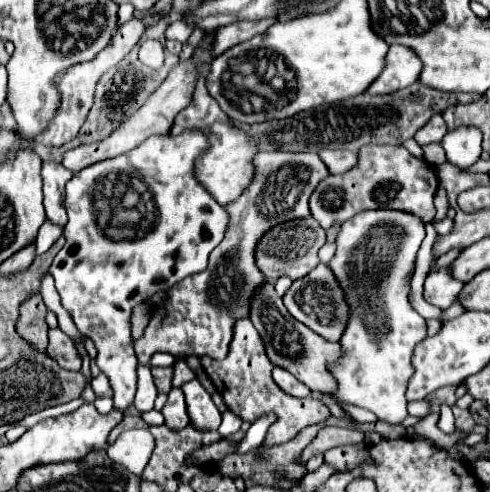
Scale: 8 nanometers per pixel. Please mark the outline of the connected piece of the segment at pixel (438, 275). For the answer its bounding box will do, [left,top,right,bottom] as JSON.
[424,267,464,309]

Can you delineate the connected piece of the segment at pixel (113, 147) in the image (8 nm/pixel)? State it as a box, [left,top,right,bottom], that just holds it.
[62,59,196,173]

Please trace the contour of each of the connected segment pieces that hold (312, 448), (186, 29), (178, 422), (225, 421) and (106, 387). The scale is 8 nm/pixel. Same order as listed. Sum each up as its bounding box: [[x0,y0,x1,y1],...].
[[302,427,364,463],[166,21,196,43],[162,389,190,427],[218,411,242,437],[92,373,113,397]]

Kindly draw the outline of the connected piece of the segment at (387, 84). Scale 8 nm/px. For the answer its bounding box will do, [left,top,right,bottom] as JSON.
[366,45,422,95]

